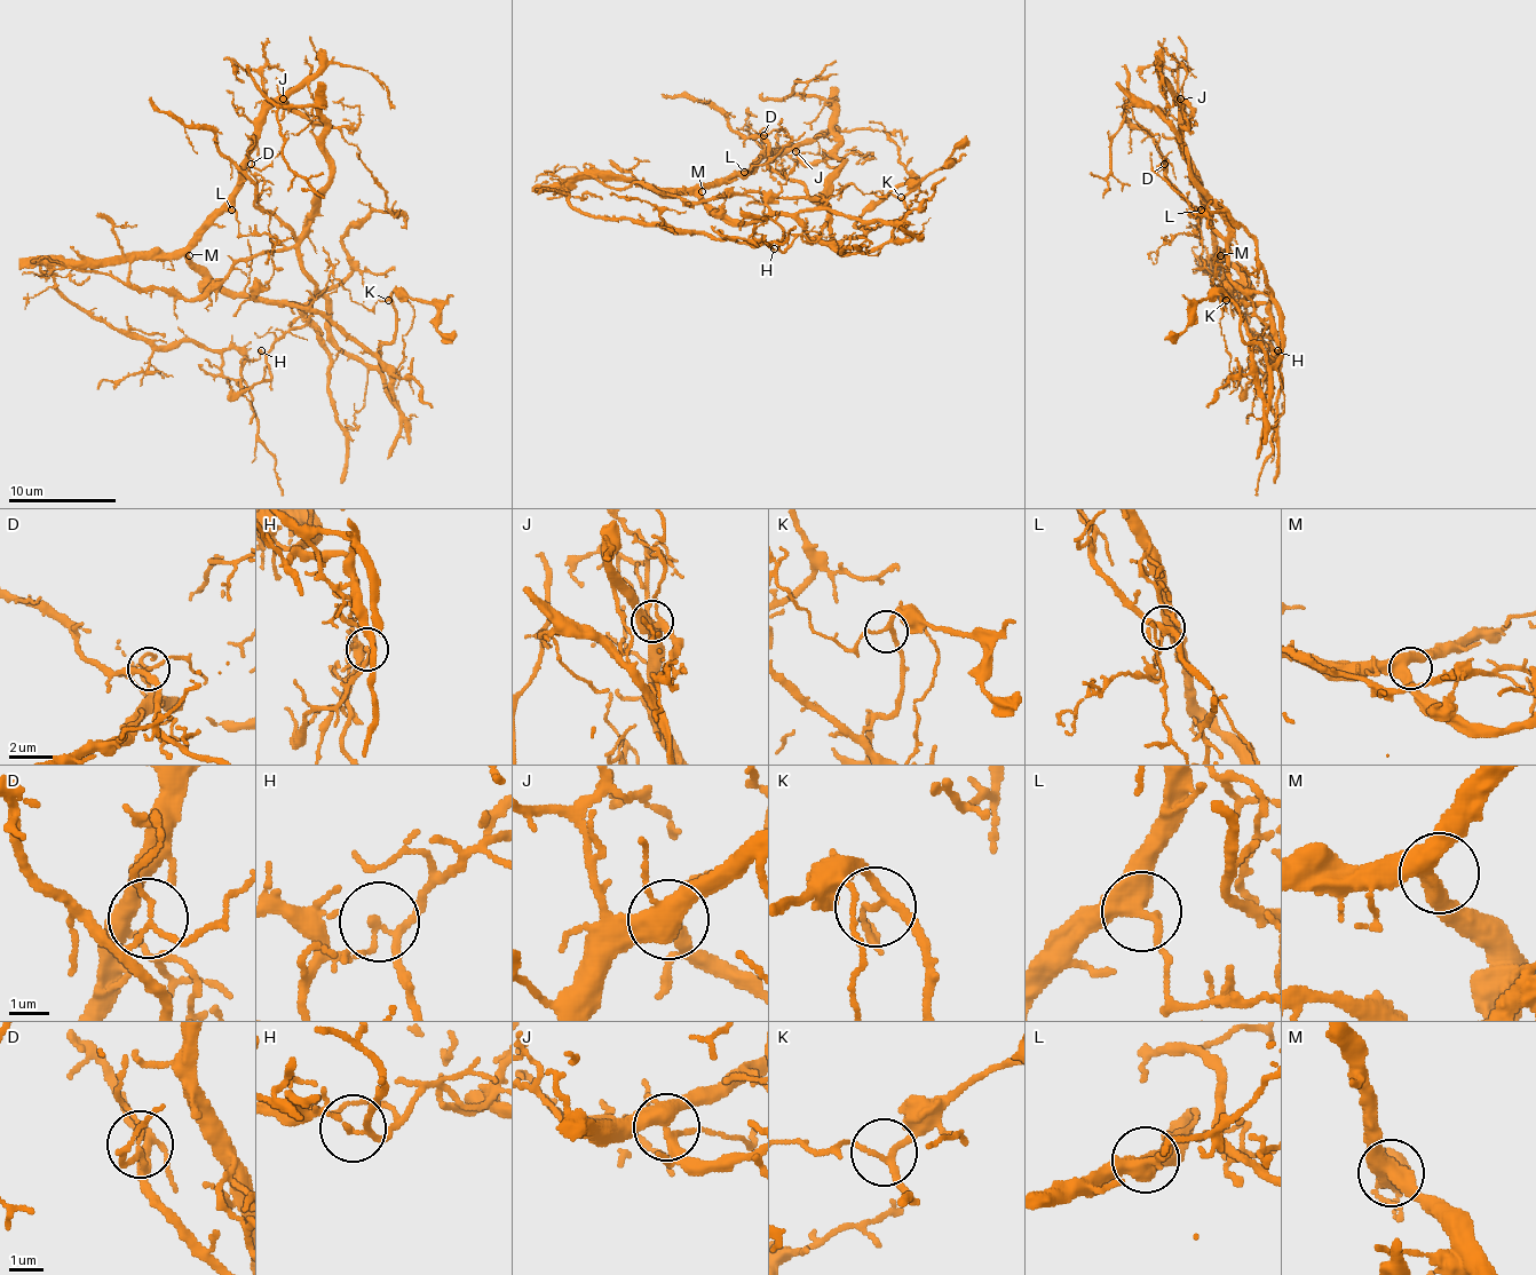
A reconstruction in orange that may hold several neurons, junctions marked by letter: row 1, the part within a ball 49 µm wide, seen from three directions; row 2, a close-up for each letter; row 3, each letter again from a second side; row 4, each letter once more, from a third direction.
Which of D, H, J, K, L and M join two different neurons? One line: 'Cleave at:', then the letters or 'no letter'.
Cleave at: H

